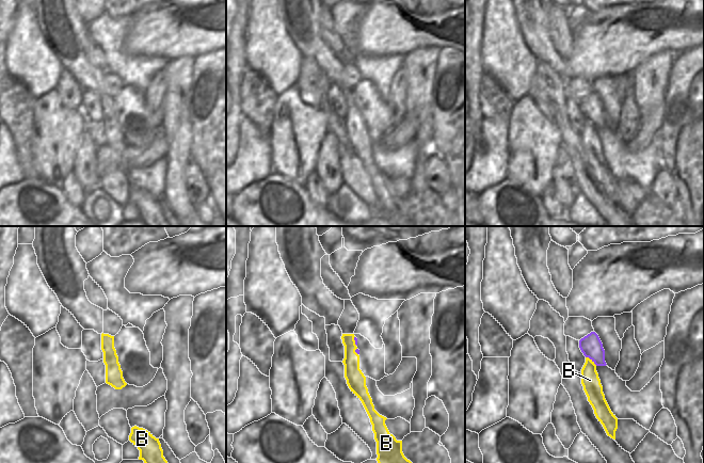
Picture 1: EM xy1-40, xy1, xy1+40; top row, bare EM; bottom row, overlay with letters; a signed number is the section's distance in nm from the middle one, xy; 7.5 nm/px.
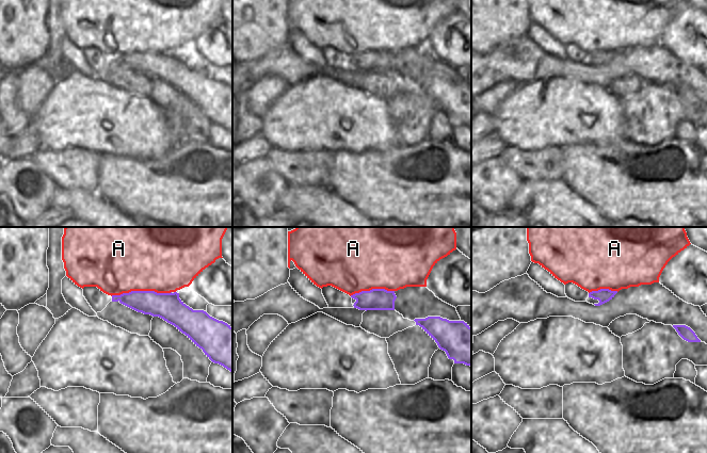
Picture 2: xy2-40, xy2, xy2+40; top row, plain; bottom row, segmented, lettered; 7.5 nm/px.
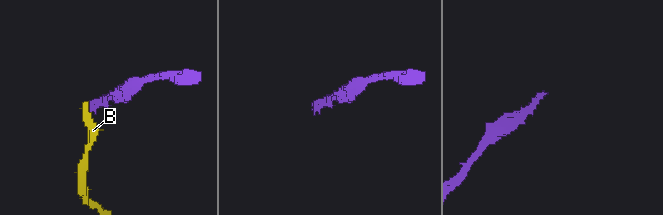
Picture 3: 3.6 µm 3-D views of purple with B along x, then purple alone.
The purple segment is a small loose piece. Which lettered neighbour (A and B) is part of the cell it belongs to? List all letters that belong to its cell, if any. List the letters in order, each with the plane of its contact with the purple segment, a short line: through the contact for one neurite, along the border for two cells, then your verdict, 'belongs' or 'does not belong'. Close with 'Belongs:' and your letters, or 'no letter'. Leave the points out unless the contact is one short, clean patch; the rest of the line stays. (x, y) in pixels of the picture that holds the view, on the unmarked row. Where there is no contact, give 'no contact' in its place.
A: meets purple in xy2-40; does not belong
B: meets purple in xy1+40; line xy1+40 (586, 117), (596, 126); does not belong
Belongs: no letter

